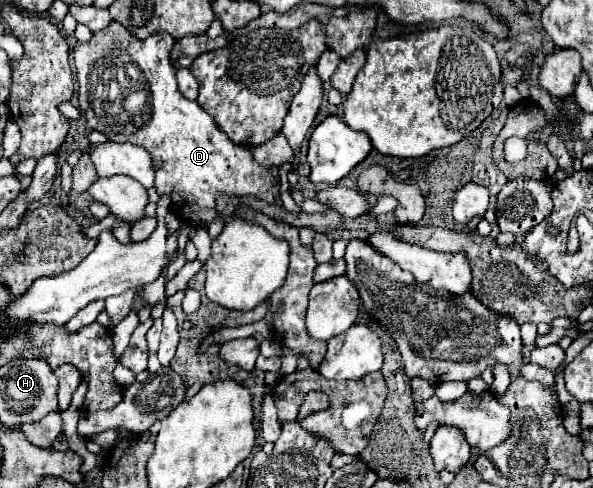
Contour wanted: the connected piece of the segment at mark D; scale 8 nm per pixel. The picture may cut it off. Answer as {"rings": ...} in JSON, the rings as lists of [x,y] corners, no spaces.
{"rings":[[[112,21],[106,29],[94,33],[90,41],[76,43],[74,67],[80,85],[78,103],[88,127],[100,131],[110,141],[130,141],[134,145],[142,145],[150,153],[154,163],[154,189],[158,191],[158,195],[168,195],[172,199],[172,209],[174,213],[182,213],[176,217],[184,223],[208,229],[210,223],[220,217],[220,213],[216,211],[218,195],[254,195],[256,199],[262,199],[266,203],[282,205],[278,177],[270,169],[258,165],[252,159],[250,149],[232,143],[228,135],[220,131],[214,117],[210,117],[196,101],[186,99],[178,91],[174,77],[176,69],[170,63],[170,51],[174,43],[176,41],[164,31],[158,31],[148,39],[136,39],[116,21]]]}

